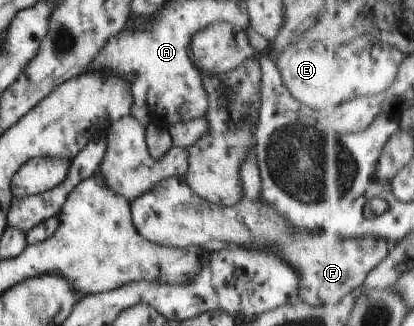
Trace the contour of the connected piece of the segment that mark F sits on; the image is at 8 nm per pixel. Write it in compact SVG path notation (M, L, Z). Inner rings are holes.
M253 150L239 168L239 177L243 190L242 202L238 206L221 207L203 201L188 188L183 176L171 176L159 185L141 194L129 202L131 221L142 238L151 243L162 246L191 249L199 247L210 250L214 246L236 245L245 249L271 251L282 262L291 266L298 275L298 294L302 302L312 302L312 306L320 306L320 298L344 298L349 294L360 292L364 281L376 269L392 249L392 244L386 237L368 235L367 237L339 237L338 235L323 234L322 231L311 233L304 229L290 228L291 224L280 214L275 213L268 199L263 201L261 196L261 182L256 166Z

